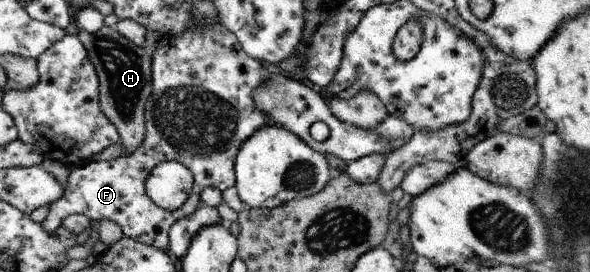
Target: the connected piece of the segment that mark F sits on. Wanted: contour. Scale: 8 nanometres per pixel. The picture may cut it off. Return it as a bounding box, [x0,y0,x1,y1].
[41,22,272,252]

